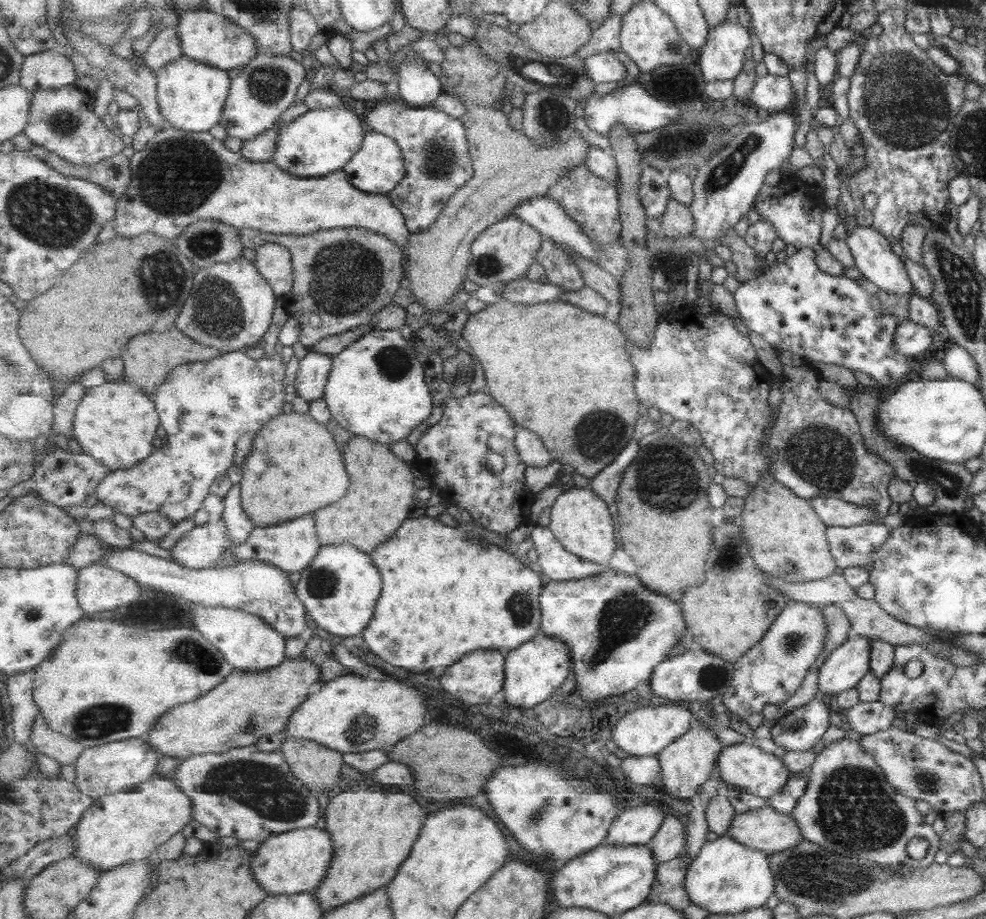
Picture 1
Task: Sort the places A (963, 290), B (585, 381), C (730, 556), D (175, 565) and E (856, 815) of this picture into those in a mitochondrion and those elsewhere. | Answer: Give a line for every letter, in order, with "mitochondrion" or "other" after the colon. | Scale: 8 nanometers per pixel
A: mitochondrion
B: other
C: mitochondrion
D: other
E: mitochondrion

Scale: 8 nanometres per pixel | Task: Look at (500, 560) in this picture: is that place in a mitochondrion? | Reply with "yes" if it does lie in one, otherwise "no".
no

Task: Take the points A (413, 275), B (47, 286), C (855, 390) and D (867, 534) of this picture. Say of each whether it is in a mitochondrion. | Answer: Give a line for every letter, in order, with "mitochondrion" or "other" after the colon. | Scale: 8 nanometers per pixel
A: other
B: other
C: other
D: other

